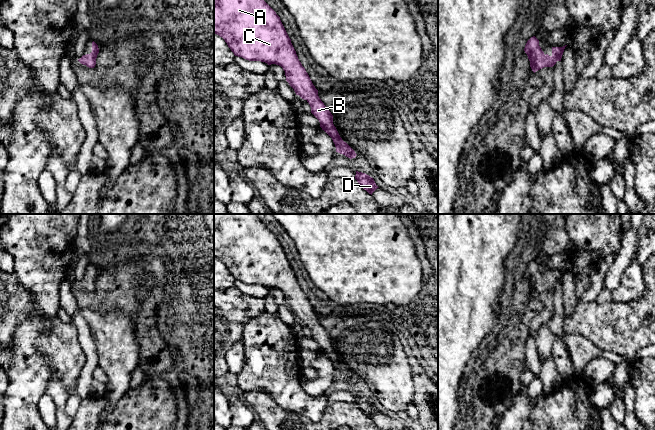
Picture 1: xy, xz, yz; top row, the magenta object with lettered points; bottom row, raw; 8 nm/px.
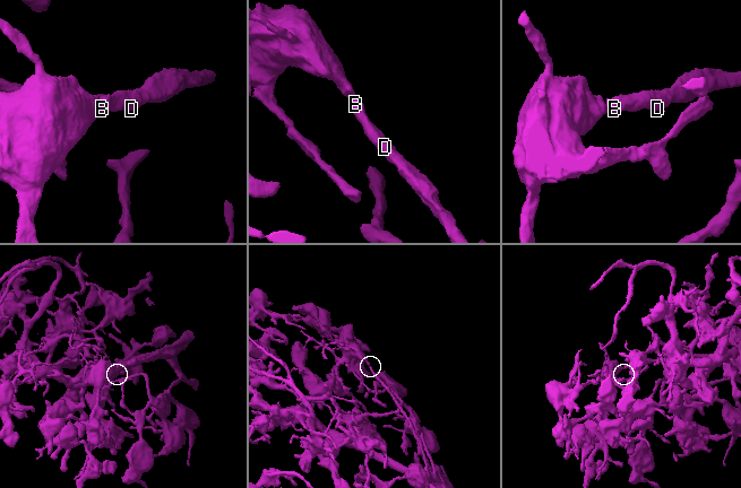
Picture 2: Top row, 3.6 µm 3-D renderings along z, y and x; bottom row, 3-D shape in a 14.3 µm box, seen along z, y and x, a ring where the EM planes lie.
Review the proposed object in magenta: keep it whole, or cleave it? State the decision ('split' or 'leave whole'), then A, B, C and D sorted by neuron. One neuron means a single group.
leave whole; A B C D

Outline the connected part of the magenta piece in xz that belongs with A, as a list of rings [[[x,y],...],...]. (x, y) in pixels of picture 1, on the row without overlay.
[[[214,214],[214,258],[225,264],[235,280],[281,290],[286,305],[309,327],[320,351],[332,362],[336,376],[356,381],[334,350],[333,339],[319,322],[280,241],[257,214]]]

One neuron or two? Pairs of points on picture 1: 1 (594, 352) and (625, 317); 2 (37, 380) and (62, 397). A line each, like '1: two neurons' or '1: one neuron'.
1: two neurons
2: two neurons

